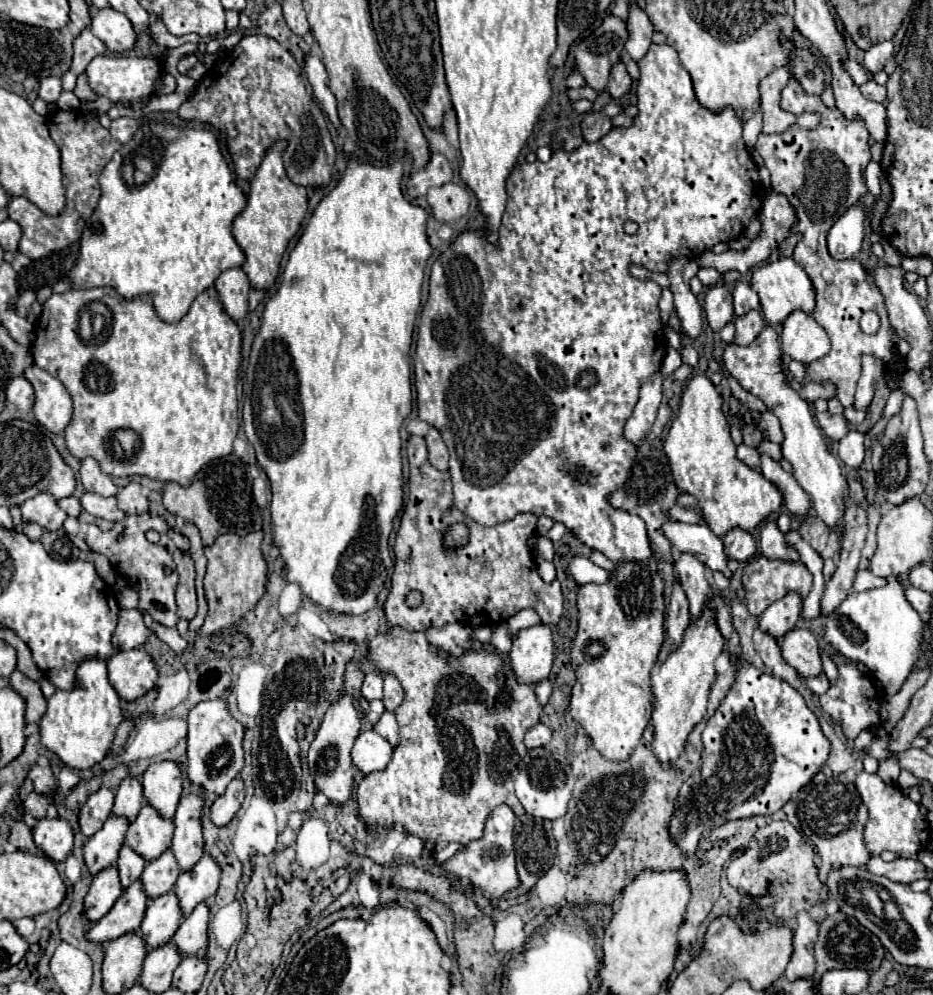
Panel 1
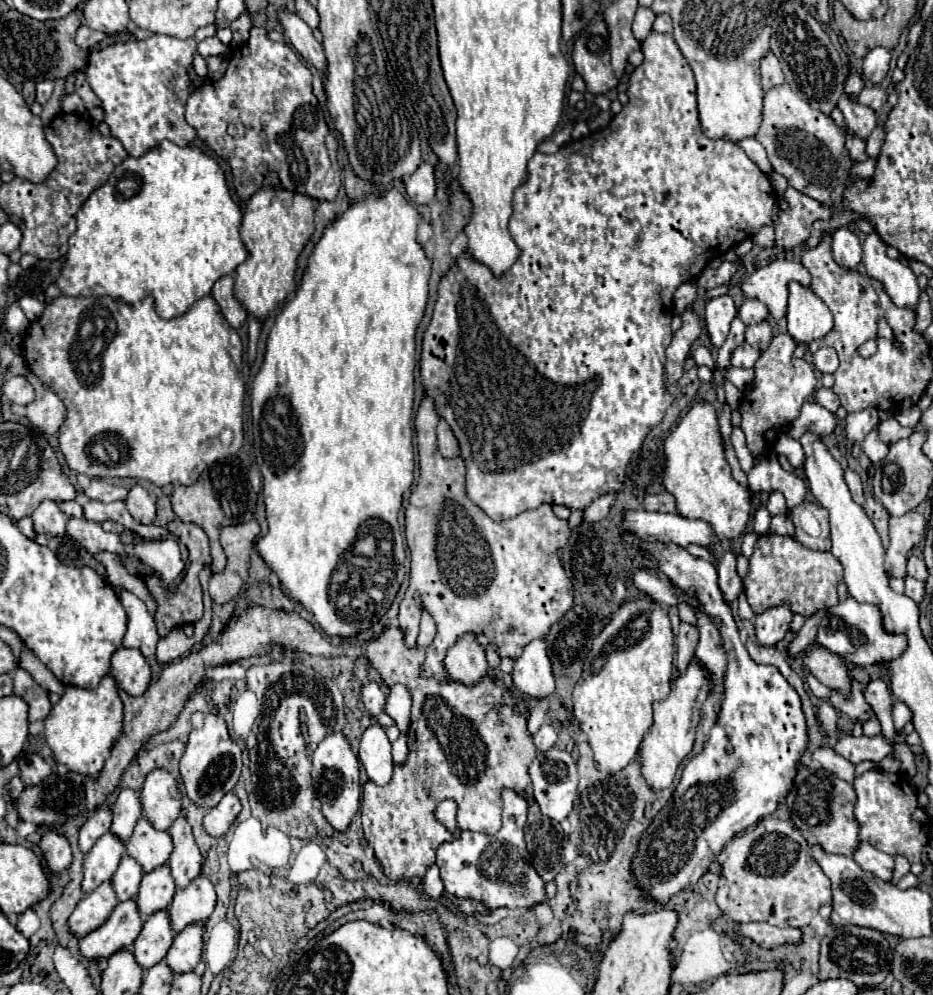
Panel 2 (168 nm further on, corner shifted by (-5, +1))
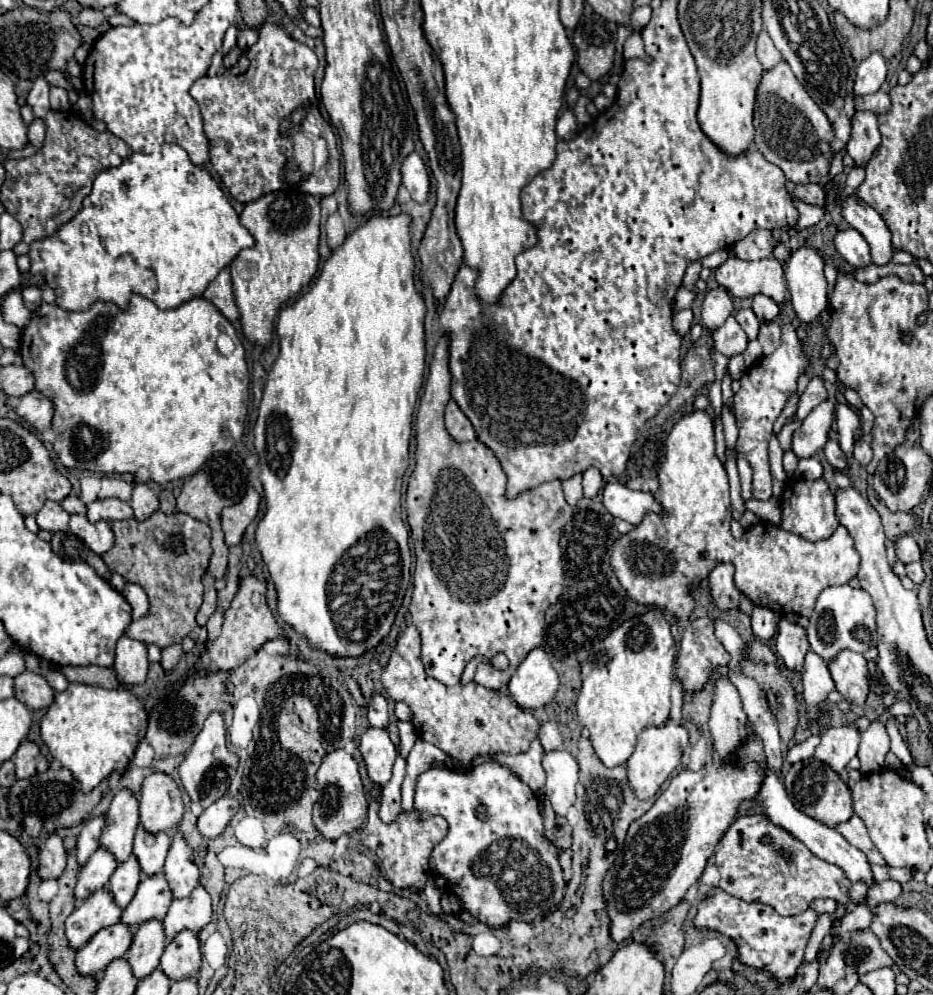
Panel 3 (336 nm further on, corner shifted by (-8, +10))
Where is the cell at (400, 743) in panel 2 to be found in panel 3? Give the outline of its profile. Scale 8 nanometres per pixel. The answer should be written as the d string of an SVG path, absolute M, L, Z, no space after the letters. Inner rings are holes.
M399 753L397 761L393 765L393 777L387 785L383 785L383 793L381 793L379 817L385 823L391 823L401 813L401 783L403 783L403 777L405 777L405 759Z

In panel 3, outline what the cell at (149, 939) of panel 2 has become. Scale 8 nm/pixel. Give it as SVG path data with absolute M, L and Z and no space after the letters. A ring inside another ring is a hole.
M151 919L137 927L133 935L133 943L125 953L125 959L129 961L137 979L147 977L159 967L159 959L163 955L165 943L167 937L163 931L163 921Z

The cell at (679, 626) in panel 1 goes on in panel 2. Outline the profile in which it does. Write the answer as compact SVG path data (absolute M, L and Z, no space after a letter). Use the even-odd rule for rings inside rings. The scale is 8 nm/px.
M680 624L680 632L678 632L678 642L676 642L676 666L680 672L686 672L688 664L694 658L694 650L698 646L698 630L690 624Z

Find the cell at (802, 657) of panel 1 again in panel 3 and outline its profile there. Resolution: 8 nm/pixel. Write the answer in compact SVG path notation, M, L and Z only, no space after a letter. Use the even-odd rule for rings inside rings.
M849 649L841 651L835 659L827 661L837 691L851 703L861 705L869 695L869 671L863 655Z

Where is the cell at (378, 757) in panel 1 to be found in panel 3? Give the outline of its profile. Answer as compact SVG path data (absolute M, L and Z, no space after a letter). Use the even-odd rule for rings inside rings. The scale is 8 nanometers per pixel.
M369 727L359 743L367 773L375 785L385 785L391 779L391 769L397 757L397 749L389 739L387 729Z

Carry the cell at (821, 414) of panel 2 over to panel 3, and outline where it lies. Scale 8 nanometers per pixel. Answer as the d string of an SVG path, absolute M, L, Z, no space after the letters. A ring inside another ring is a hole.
M831 401L819 403L801 423L801 427L793 435L793 453L803 457L813 457L817 451L821 451L827 443L829 429L835 419L835 405Z

